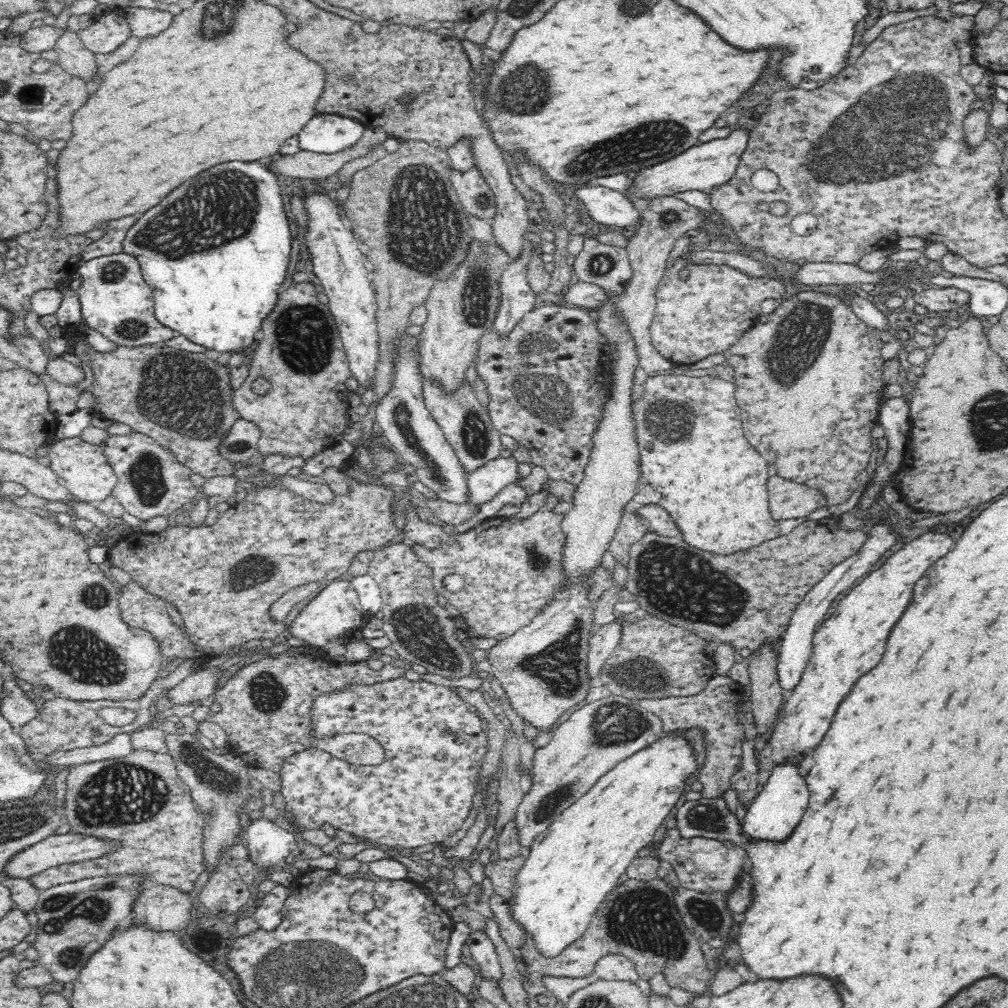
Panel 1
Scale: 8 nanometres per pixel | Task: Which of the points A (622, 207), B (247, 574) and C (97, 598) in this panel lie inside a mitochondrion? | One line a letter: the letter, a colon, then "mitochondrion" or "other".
A: other
B: mitochondrion
C: mitochondrion

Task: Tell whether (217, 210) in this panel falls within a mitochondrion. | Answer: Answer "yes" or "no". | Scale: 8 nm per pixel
yes

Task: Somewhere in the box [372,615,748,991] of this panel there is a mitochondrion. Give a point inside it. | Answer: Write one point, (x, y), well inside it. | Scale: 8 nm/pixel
(642, 918)

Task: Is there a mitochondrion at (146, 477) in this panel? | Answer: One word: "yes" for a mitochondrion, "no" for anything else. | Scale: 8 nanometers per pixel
yes

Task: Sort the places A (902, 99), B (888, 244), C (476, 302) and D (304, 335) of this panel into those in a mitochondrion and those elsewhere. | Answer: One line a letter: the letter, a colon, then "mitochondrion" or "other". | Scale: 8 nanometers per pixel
A: mitochondrion
B: other
C: mitochondrion
D: mitochondrion

